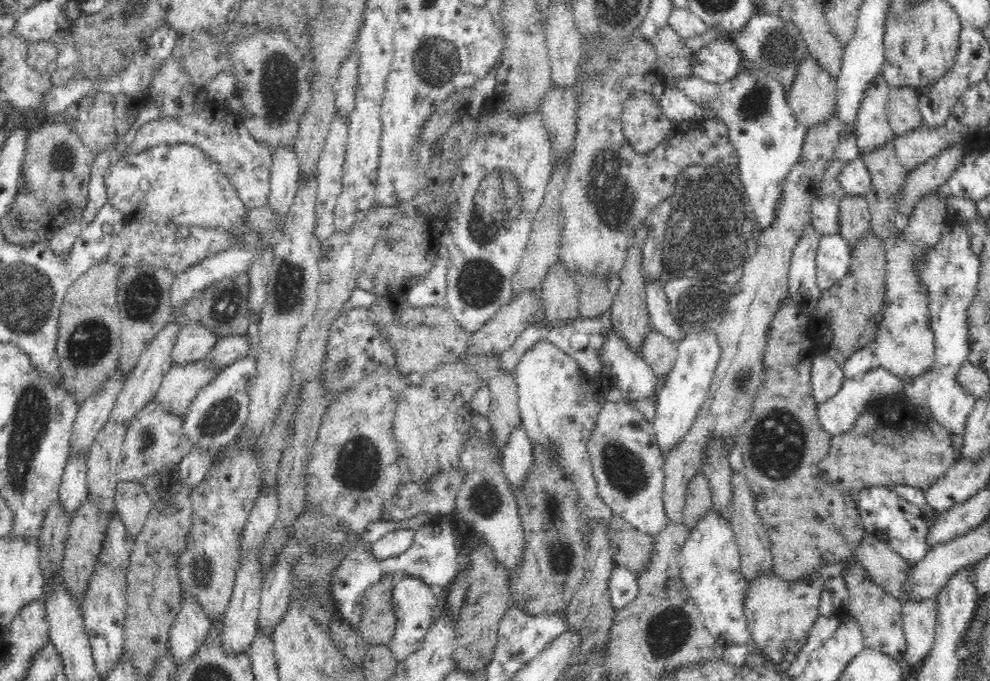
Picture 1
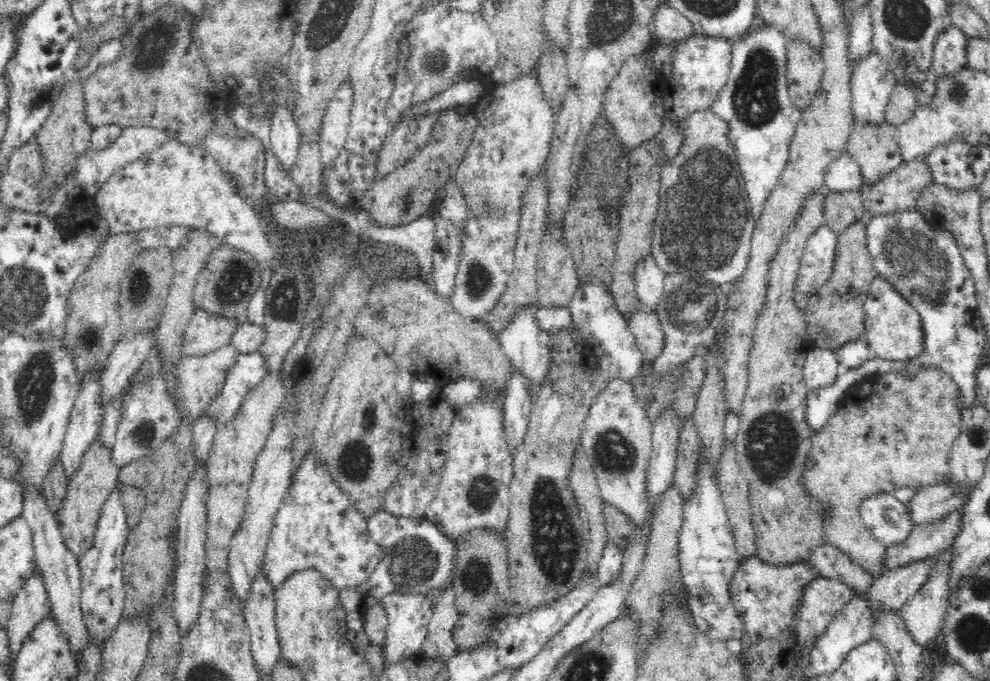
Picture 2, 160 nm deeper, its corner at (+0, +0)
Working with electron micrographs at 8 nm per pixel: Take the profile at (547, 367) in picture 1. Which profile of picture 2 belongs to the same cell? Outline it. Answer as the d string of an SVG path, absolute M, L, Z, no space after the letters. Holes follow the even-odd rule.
M526 306L522 310L518 310L509 325L497 336L502 350L506 356L510 357L512 369L521 372L521 374L527 380L528 390L530 392L532 400L535 396L533 392L540 388L540 384L548 378L548 372L550 372L550 334L540 328L540 325L536 323L535 313L538 310L538 306Z

